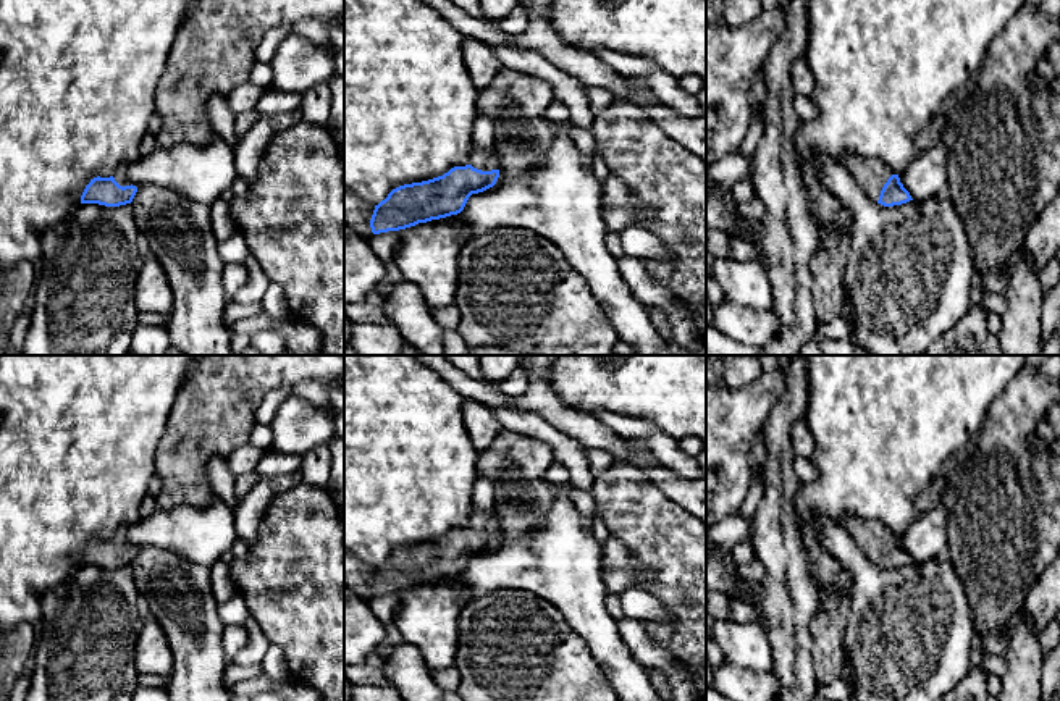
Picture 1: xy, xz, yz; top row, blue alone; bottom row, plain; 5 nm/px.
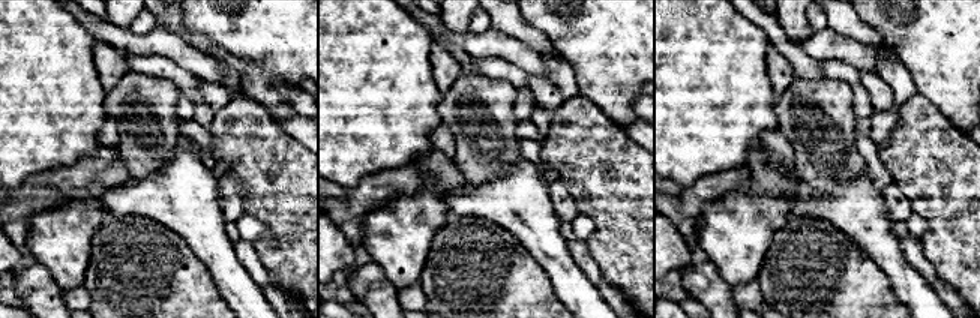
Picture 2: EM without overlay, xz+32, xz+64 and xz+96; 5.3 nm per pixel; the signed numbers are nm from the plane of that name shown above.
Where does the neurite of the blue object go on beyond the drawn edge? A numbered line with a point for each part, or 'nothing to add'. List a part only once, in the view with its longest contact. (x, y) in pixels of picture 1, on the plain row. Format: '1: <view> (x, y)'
1: yz (871, 540)

